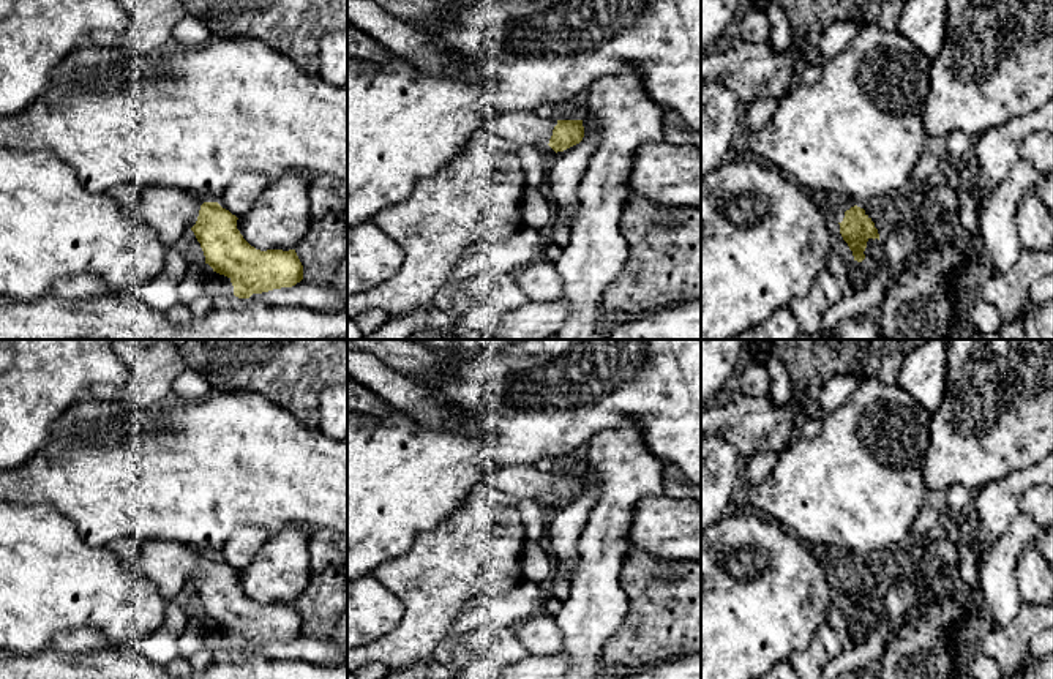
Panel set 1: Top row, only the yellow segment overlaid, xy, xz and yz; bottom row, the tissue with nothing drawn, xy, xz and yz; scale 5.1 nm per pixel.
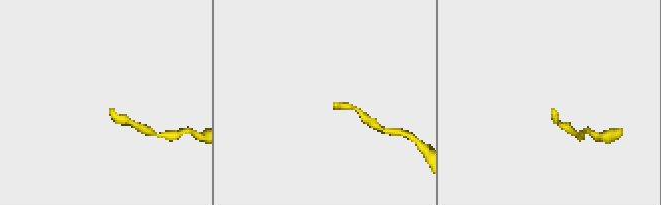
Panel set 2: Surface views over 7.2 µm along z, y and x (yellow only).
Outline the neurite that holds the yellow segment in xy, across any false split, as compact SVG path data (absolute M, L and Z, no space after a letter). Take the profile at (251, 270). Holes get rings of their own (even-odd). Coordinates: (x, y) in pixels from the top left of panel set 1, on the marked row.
M137 186L137 205L144 223L155 229L163 242L172 248L175 242L193 231L213 272L224 275L234 286L234 295L249 298L273 289L292 287L303 279L303 265L295 249L260 251L251 246L237 229L237 216L218 202L202 202L196 196L167 186Z

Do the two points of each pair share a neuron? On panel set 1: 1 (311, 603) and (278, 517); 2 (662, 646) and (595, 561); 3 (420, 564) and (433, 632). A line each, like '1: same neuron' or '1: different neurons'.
1: different neurons
2: different neurons
3: same neuron

